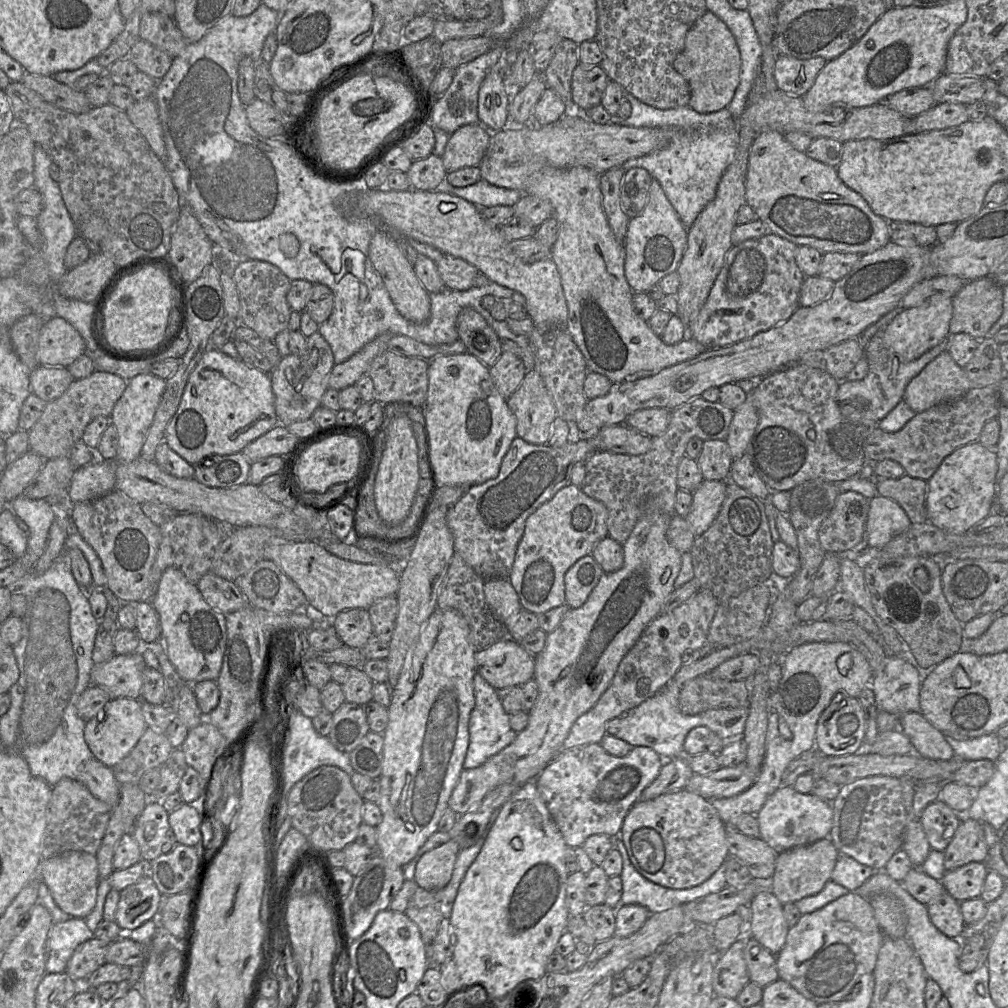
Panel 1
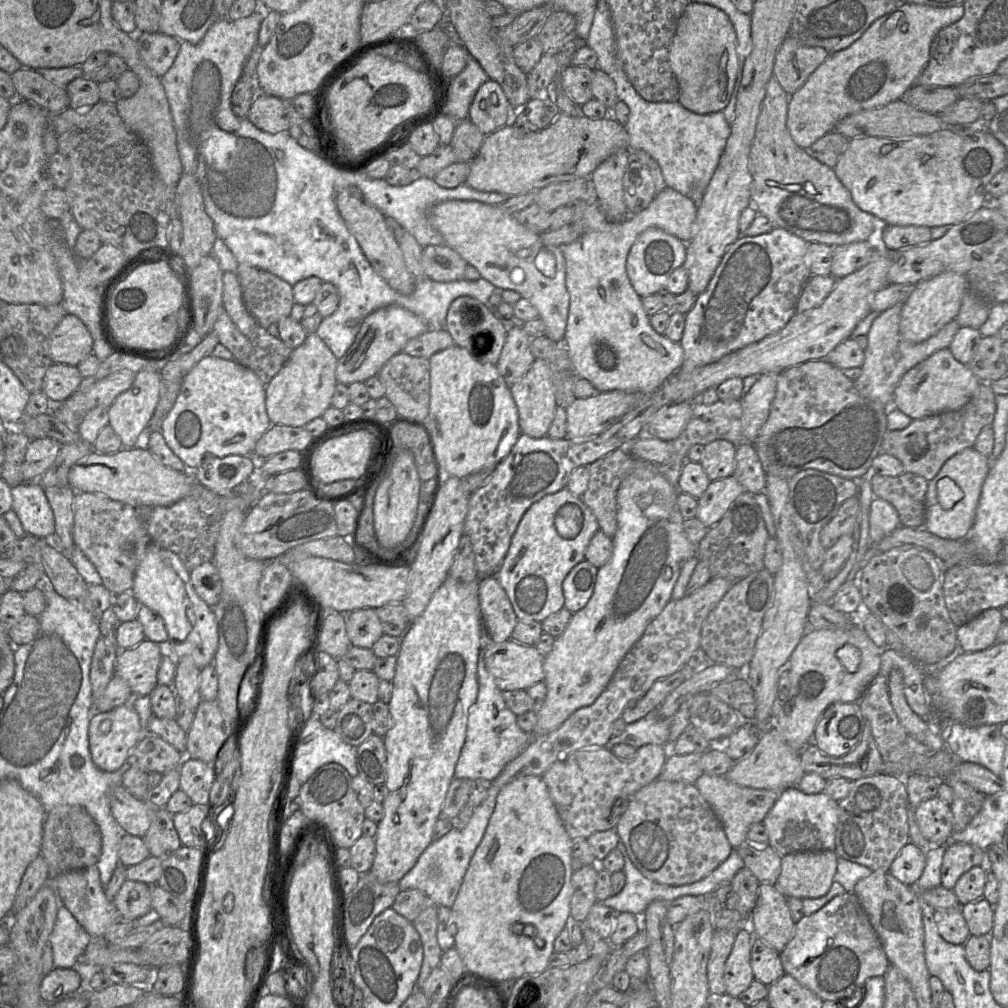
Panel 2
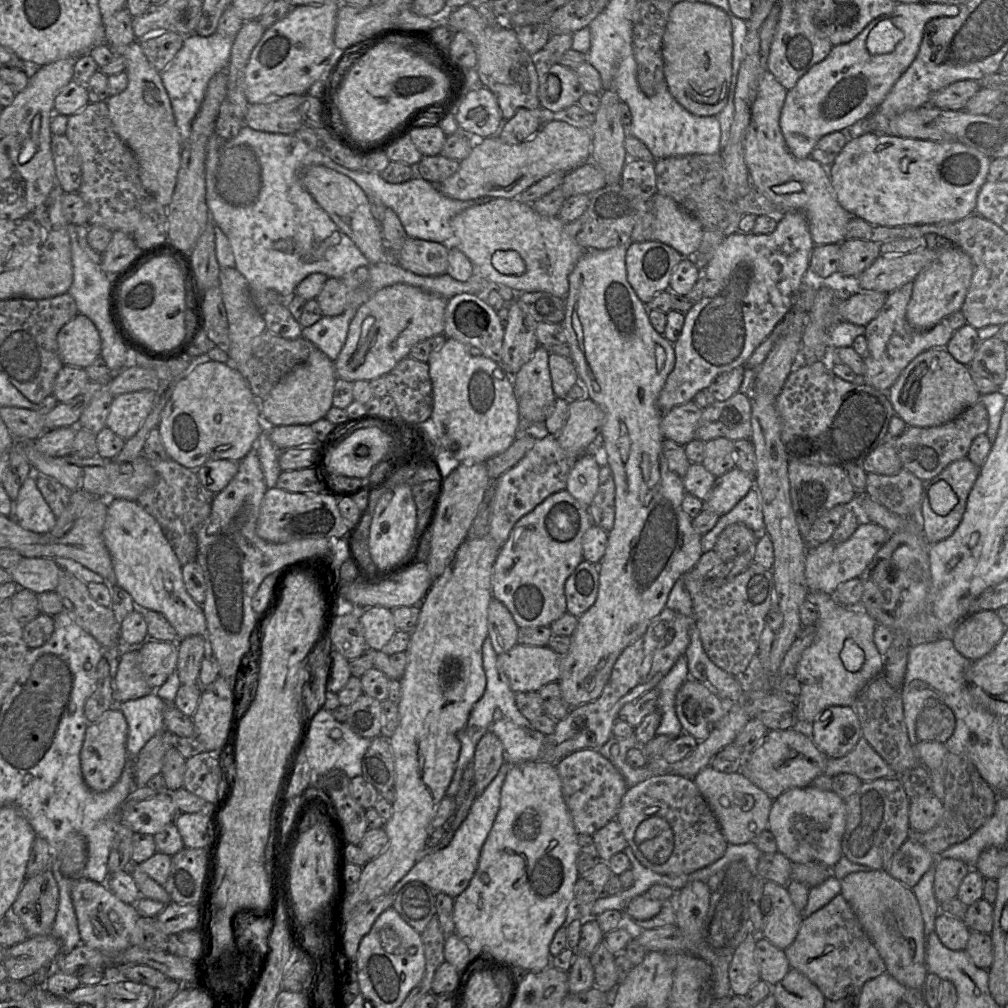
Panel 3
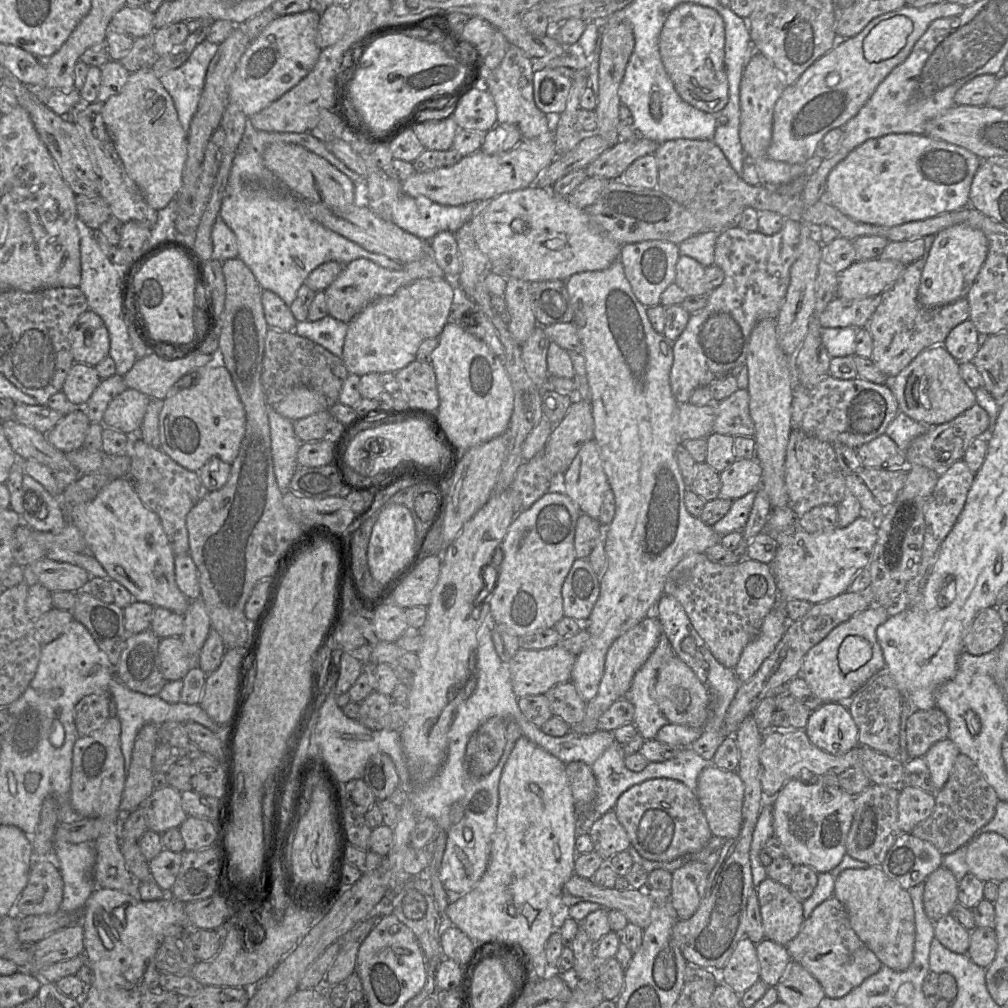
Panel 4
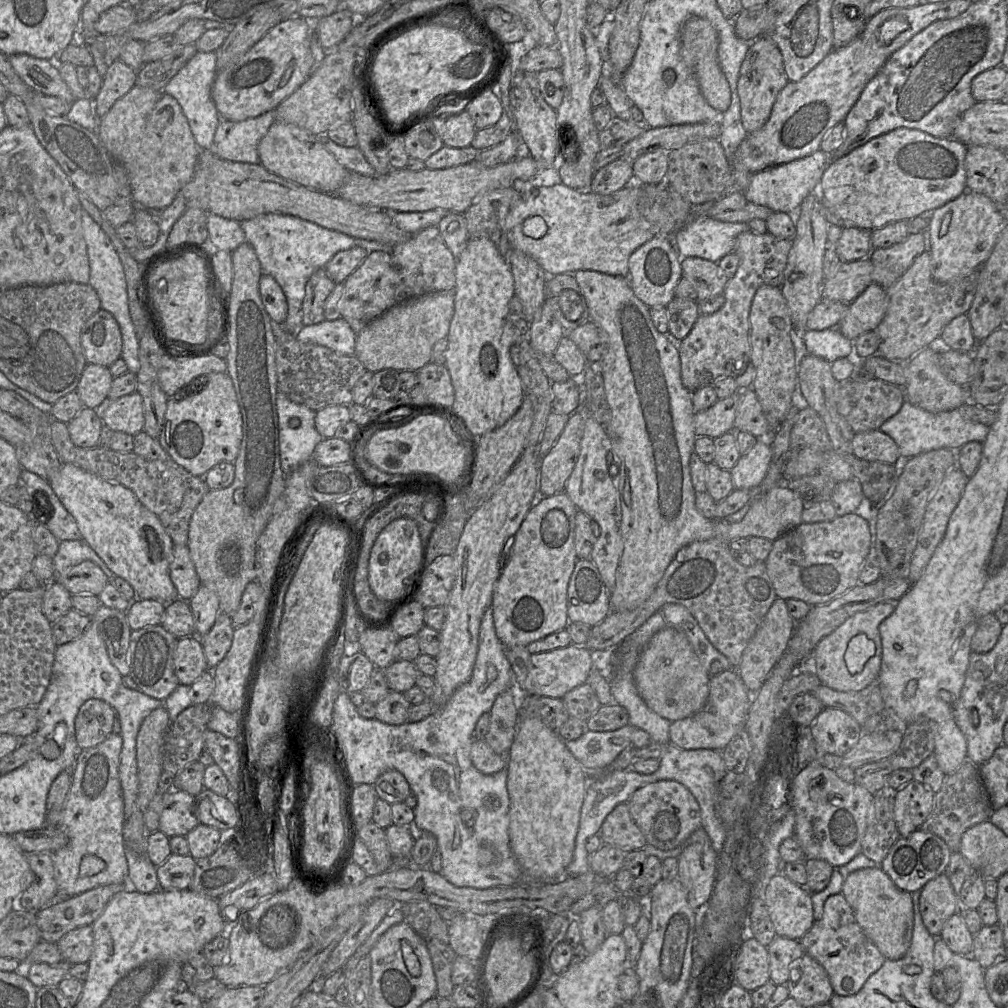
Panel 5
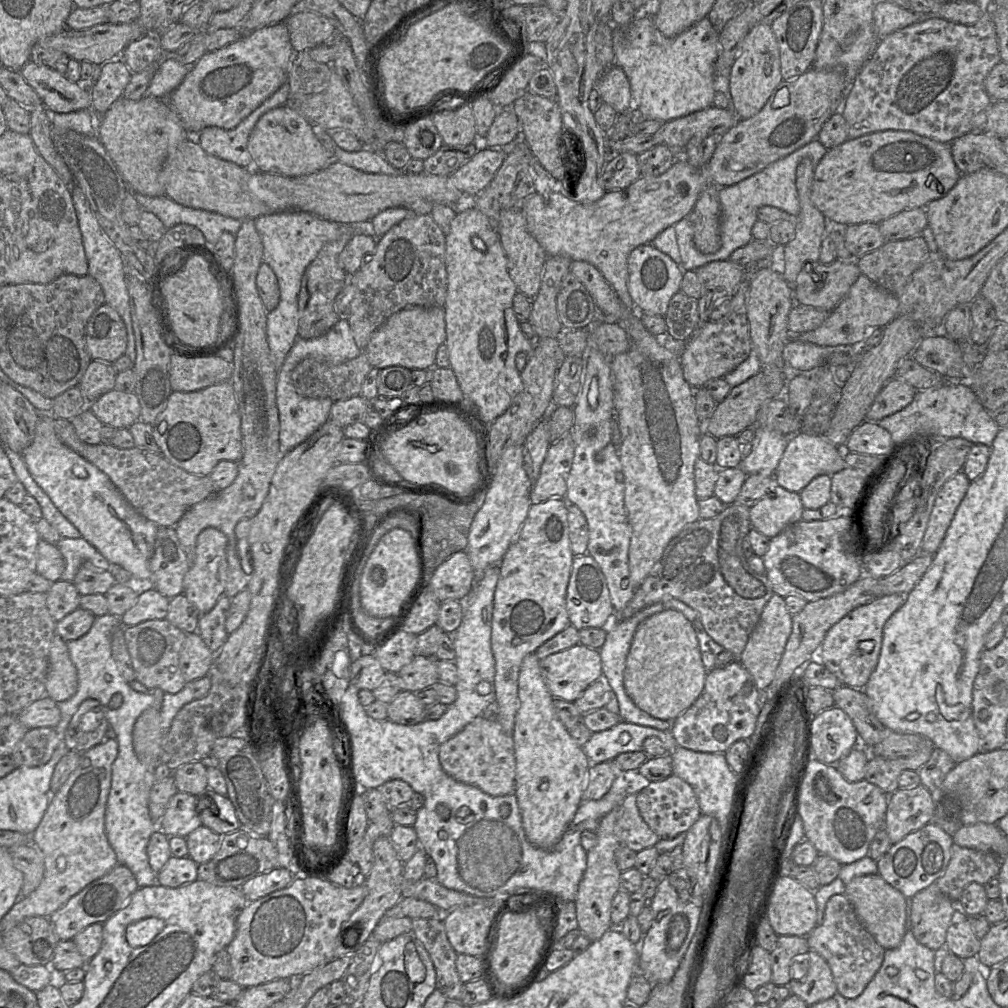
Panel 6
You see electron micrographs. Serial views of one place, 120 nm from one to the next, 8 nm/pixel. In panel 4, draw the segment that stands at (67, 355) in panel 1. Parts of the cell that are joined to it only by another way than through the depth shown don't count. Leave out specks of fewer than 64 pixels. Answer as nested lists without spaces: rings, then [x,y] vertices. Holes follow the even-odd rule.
[[[91,309],[83,312],[70,329],[76,363],[97,365],[109,355],[110,336],[103,319]]]

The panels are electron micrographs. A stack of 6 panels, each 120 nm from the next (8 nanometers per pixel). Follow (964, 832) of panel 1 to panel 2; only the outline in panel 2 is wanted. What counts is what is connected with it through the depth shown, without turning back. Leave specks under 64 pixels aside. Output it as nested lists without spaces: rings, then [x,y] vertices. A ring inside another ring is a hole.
[[[965,842],[949,843],[941,865],[941,886],[952,890],[961,875],[979,865],[986,865],[985,851]]]

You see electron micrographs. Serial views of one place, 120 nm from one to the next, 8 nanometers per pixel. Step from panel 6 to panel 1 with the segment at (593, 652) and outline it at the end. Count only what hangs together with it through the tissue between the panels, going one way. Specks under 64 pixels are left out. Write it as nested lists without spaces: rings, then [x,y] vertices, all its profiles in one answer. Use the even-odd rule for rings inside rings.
[[[506,637],[474,654],[476,672],[493,688],[520,687],[534,678],[535,656]]]

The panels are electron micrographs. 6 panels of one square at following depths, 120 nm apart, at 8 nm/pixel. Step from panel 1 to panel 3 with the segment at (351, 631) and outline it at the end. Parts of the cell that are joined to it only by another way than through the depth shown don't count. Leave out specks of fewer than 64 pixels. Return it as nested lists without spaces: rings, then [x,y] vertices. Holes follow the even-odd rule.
[[[381,606],[369,607],[359,611],[359,620],[369,649],[382,650],[397,628],[392,611]]]

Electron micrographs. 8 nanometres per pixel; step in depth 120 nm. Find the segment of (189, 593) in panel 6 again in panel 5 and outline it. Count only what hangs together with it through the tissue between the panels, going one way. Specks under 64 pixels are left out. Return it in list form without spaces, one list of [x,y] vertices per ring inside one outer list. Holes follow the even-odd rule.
[[[201,584],[196,594],[189,600],[189,605],[194,618],[193,635],[201,638],[212,628],[220,612],[218,595],[214,590]]]

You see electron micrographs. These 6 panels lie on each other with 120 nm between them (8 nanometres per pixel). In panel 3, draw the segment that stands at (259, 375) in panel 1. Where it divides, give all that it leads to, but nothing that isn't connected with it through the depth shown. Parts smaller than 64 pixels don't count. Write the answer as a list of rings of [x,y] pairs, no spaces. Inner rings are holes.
[[[229,358],[226,363],[214,360],[202,363],[180,379],[161,413],[158,429],[169,458],[186,468],[198,470],[209,459],[242,460],[255,447],[264,422],[260,402]]]

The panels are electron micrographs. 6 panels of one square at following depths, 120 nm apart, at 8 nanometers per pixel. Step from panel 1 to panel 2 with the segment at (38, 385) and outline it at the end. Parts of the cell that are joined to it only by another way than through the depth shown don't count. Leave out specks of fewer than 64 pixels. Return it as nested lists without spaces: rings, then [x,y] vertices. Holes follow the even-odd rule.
[[[52,364],[46,371],[42,392],[52,404],[60,404],[79,388],[82,380],[77,366]]]

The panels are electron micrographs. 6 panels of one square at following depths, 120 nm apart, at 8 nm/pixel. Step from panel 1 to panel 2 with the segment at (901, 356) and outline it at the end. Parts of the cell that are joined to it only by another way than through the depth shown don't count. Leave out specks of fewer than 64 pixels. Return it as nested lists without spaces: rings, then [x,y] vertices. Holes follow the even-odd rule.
[[[944,272],[917,283],[910,297],[903,304],[899,325],[901,336],[908,342],[919,343],[938,333],[957,317],[967,291],[966,276],[955,272]]]

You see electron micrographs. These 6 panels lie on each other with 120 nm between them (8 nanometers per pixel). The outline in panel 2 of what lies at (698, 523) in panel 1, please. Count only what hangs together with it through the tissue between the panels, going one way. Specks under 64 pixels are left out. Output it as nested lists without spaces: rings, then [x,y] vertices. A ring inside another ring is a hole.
[[[733,475],[711,481],[703,495],[697,499],[696,518],[711,528],[721,520],[734,500],[744,491]]]

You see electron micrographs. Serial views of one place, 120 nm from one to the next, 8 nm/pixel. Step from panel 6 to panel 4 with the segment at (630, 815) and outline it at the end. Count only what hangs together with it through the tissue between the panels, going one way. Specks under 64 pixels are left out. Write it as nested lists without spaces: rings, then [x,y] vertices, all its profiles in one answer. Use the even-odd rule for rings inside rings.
[[[614,809],[595,821],[589,834],[594,844],[594,851],[606,861],[631,847],[629,836],[619,822]]]

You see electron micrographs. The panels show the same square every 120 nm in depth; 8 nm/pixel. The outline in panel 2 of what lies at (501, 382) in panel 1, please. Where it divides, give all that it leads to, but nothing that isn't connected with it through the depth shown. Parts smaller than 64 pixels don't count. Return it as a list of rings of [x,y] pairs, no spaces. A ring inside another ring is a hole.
[[[519,322],[507,329],[506,341],[496,367],[509,387],[528,372],[535,360],[530,350],[532,339]]]

